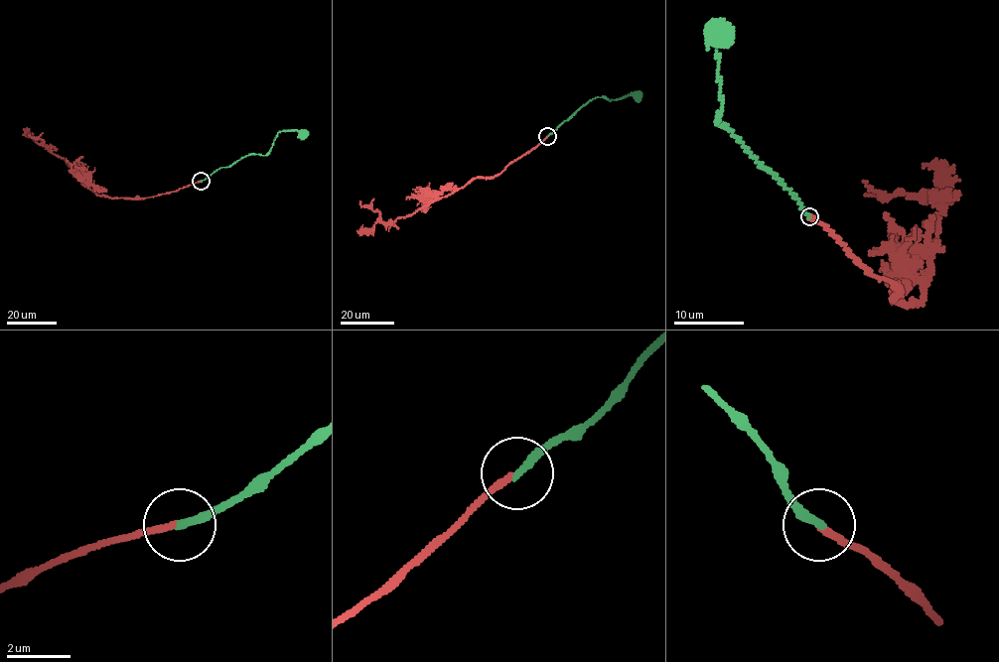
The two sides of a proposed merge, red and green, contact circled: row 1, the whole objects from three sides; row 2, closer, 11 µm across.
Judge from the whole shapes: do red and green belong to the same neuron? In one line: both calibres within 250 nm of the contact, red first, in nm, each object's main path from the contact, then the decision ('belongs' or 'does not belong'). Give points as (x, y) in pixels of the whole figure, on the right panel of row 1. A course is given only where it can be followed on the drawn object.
200/280 nm | red via (809, 216), (864, 268), (892, 283), (899, 291), (892, 302), (917, 305), (940, 204), (902, 192), (866, 196) | green via (809, 216), (725, 125), (716, 122), (721, 106), (718, 54), (711, 29), (716, 33) | belongs

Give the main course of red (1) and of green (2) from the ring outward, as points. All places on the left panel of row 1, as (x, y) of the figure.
1: (201, 181), (146, 198), (100, 196), (81, 183), (63, 158), (43, 145), (43, 140), (29, 134)
2: (201, 181), (250, 154), (265, 155), (280, 131), (295, 130), (303, 134)

